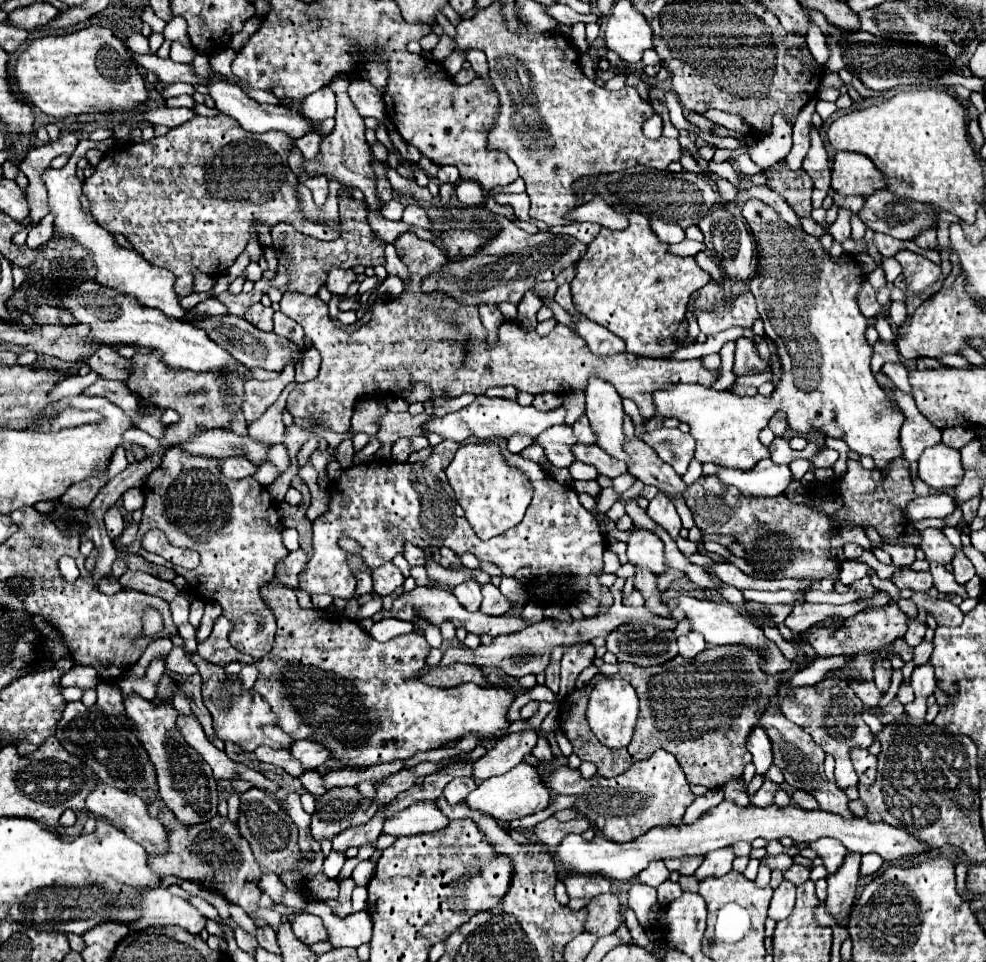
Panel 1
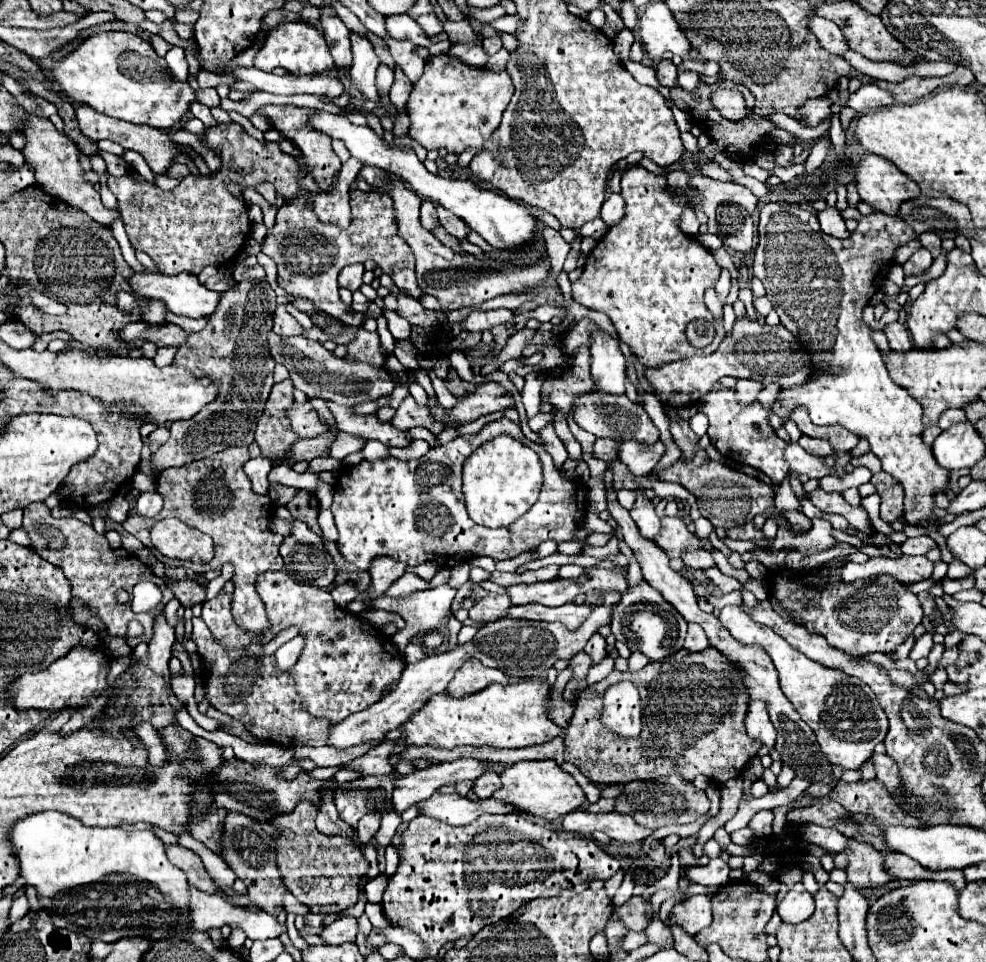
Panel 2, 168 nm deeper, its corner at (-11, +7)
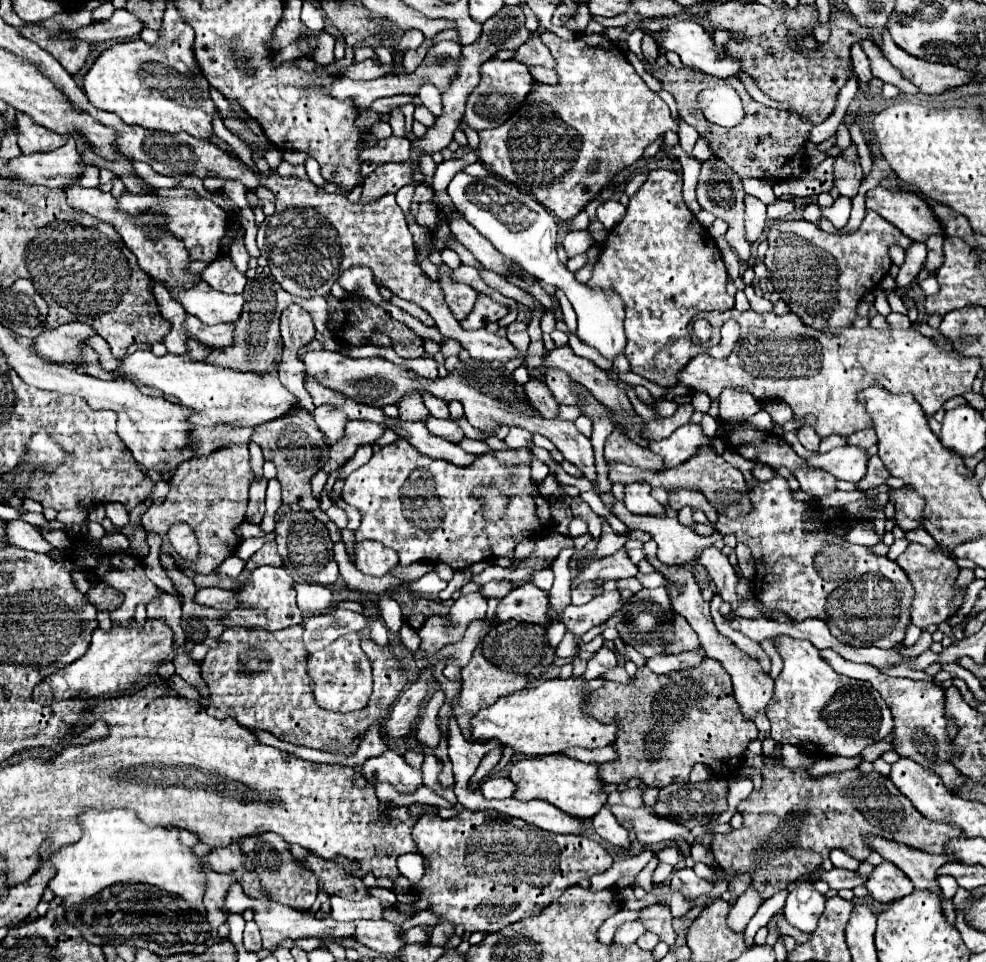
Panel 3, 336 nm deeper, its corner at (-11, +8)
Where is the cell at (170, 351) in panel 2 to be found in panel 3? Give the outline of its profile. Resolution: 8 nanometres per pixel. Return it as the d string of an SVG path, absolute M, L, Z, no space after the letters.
M188 340L188 342L186 342L186 356L188 356L190 360L204 360L204 358L208 356L208 352L210 352L210 348L198 344L196 340Z

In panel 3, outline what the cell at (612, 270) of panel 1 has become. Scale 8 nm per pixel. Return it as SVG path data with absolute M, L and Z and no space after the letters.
M666 168L648 172L646 182L634 196L630 196L626 216L608 232L608 238L600 248L600 258L594 264L592 278L586 282L586 286L614 290L624 300L624 328L626 336L630 338L624 354L630 362L630 370L646 380L656 382L658 386L674 386L676 370L684 368L690 358L704 352L702 346L694 346L694 342L688 340L688 322L702 310L728 310L734 306L734 298L730 298L726 292L728 278L720 250L708 230L698 224L696 216L682 200L682 178Z

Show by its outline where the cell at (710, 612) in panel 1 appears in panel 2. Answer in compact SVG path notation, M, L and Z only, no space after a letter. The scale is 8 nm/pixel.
M728 605L720 611L720 623L732 633L734 639L752 645L758 643L774 661L778 669L780 689L790 699L794 709L800 713L802 721L814 729L818 745L832 765L842 765L844 769L860 769L874 753L874 747L884 741L888 731L888 719L880 707L874 691L842 671L828 669L810 661L804 653L798 653L784 637L776 635L770 627L754 623L748 613L738 605Z

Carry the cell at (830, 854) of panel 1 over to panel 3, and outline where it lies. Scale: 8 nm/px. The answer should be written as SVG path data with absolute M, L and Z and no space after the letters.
M888 860L874 866L874 870L866 878L864 886L868 888L868 894L876 902L894 902L894 900L914 892L914 884L910 884L910 880L906 880L906 874Z

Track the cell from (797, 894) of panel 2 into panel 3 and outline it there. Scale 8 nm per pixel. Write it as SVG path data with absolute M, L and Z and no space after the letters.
M796 882L794 890L788 894L784 916L798 930L810 934L818 924L818 916L824 912L826 896L818 894L812 882Z

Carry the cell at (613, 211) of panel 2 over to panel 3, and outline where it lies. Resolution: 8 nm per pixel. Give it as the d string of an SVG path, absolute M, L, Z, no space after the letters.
M606 200L598 206L598 220L604 224L606 230L614 228L614 224L618 224L624 216L624 204L618 200Z

